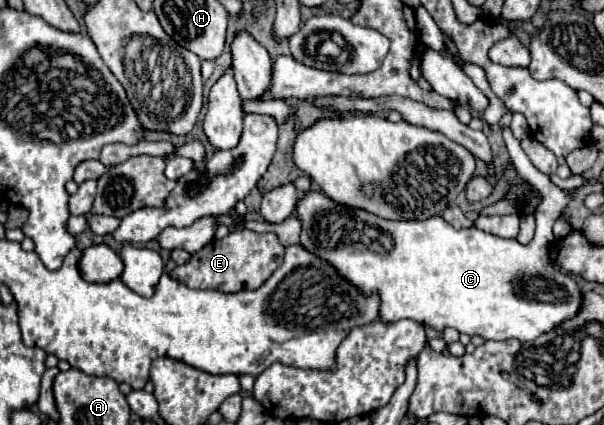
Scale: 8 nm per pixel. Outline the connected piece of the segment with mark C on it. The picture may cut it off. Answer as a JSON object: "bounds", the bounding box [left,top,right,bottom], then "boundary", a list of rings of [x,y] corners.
{"bounds":[298,127,582,341],"boundary":[[[506,127],[502,131],[506,149],[514,167],[518,169],[520,177],[534,185],[540,195],[542,203],[536,211],[536,235],[530,243],[522,245],[516,239],[502,239],[492,233],[472,229],[454,229],[448,225],[440,215],[430,217],[426,221],[388,221],[380,219],[368,211],[338,205],[328,199],[324,193],[312,191],[304,195],[298,203],[298,217],[302,221],[302,235],[300,243],[314,251],[320,259],[334,263],[338,273],[344,279],[350,279],[360,291],[378,289],[382,297],[380,319],[382,321],[398,321],[398,319],[414,319],[422,325],[430,325],[438,331],[446,327],[454,327],[466,335],[480,335],[482,339],[518,339],[518,341],[534,341],[536,337],[556,329],[560,323],[578,315],[582,307],[582,289],[578,287],[576,279],[564,273],[546,253],[550,253],[550,245],[556,241],[552,235],[552,225],[560,217],[562,209],[572,201],[576,189],[560,189],[550,181],[548,175],[540,173],[522,151],[520,141],[512,135]]]}

